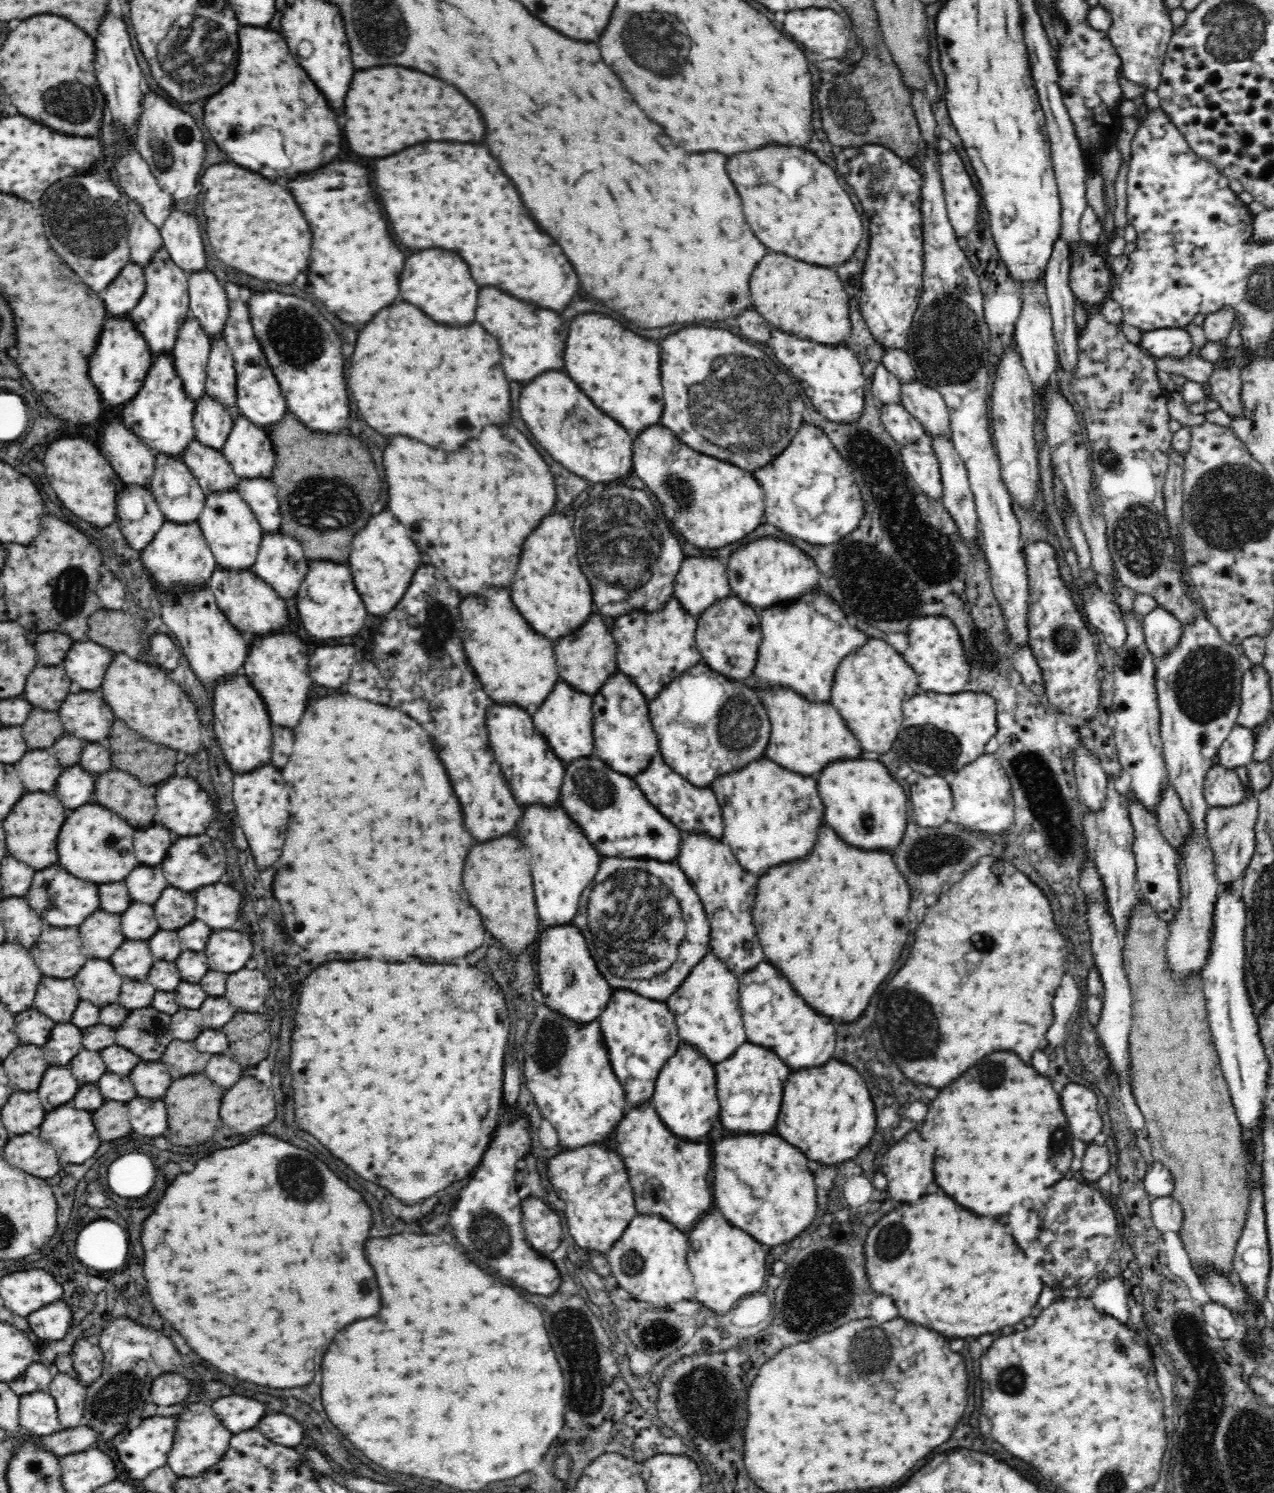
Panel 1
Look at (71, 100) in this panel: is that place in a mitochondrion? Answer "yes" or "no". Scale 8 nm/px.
yes

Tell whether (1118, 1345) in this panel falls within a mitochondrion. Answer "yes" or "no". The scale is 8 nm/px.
yes

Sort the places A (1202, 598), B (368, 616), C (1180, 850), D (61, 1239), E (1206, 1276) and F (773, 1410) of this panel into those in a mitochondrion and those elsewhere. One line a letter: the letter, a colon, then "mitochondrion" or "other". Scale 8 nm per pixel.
A: other
B: other
C: other
D: other
E: other
F: other

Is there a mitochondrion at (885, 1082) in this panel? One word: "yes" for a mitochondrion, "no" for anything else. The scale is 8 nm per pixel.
yes

